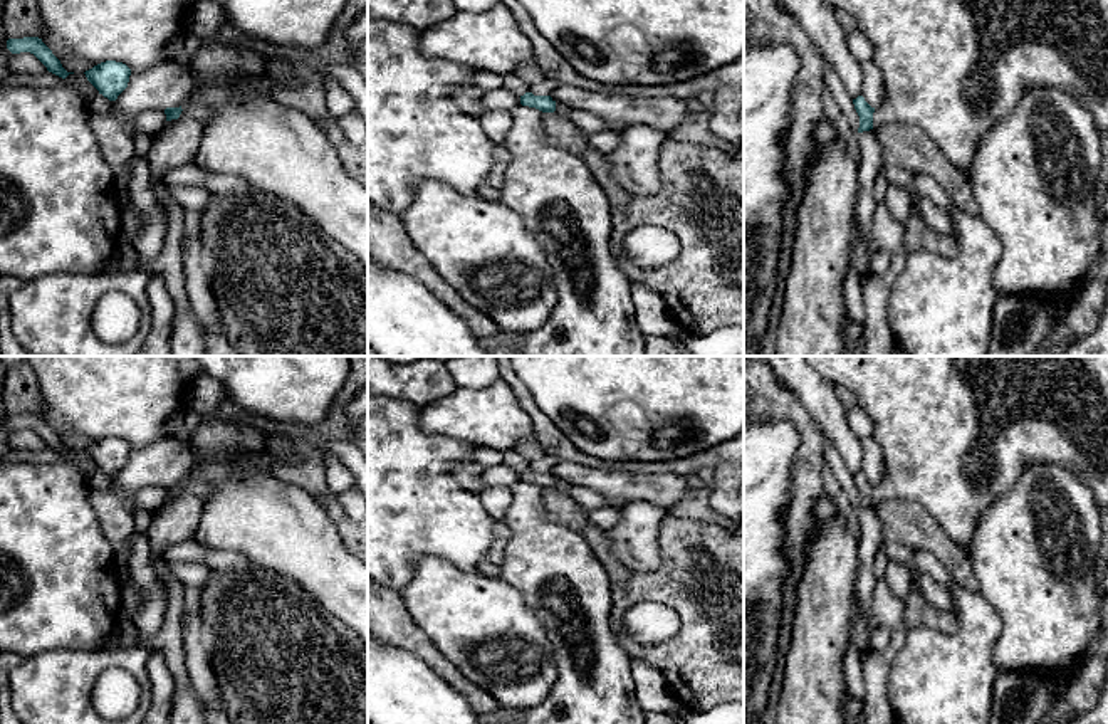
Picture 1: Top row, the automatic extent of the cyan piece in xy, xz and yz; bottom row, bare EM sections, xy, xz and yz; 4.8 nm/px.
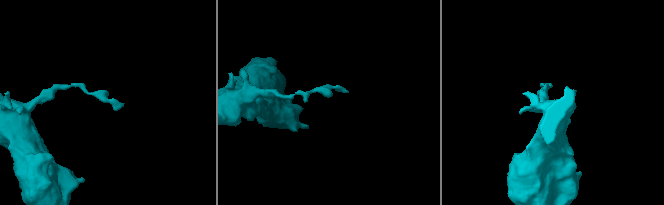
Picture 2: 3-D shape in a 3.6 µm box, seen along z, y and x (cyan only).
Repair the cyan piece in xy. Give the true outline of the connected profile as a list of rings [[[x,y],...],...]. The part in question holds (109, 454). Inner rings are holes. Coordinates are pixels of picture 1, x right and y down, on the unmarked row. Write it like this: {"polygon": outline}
{"polygon": [[[106,437],[84,449],[87,457],[109,477],[128,464],[131,445],[116,437]]]}

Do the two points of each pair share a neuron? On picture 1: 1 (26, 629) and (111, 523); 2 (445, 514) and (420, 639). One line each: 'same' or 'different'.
1: different
2: different

